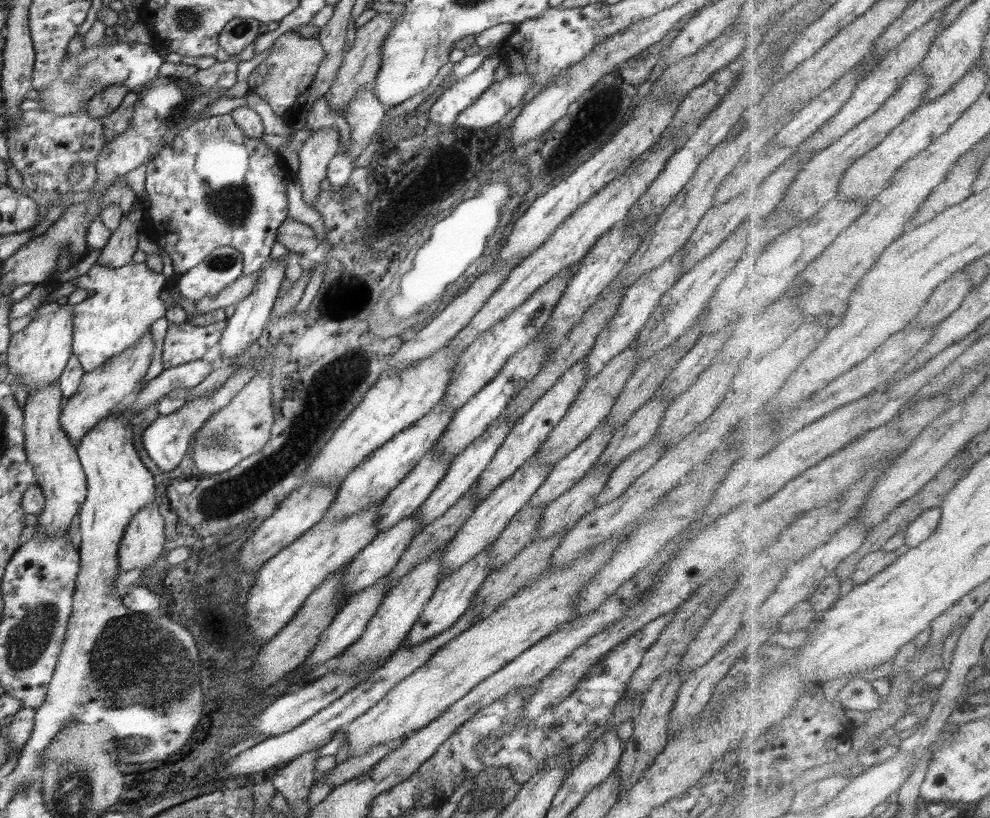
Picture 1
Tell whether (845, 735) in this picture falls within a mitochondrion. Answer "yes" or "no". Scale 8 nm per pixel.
no

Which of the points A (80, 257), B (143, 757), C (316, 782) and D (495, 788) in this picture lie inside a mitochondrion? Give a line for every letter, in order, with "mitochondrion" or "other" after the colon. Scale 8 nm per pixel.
A: other
B: other
C: other
D: mitochondrion

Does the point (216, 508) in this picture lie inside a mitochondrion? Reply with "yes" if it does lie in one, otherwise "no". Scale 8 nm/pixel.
no

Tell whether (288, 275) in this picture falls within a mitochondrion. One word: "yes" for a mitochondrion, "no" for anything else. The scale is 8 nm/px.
no

